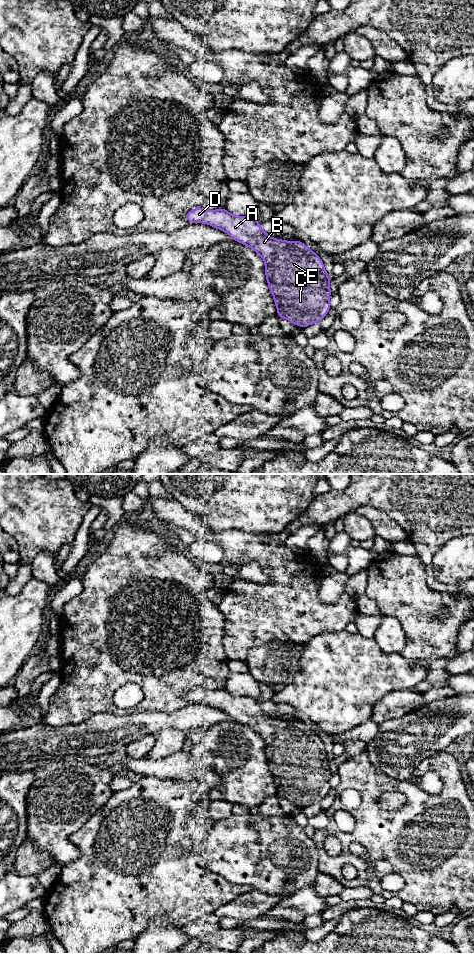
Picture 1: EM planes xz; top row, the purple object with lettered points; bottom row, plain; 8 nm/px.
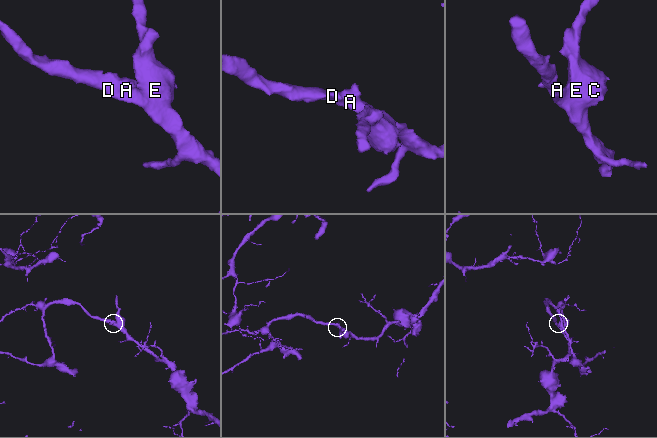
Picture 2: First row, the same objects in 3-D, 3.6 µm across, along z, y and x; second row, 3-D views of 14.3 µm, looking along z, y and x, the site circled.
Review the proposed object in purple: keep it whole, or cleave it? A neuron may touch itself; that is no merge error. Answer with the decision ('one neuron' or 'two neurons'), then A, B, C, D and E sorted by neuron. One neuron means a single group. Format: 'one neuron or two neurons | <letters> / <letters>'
one neuron | A B C D E

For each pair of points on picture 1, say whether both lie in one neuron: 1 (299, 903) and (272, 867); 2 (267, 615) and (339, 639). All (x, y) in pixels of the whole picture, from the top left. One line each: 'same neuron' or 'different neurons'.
1: different neurons
2: different neurons

